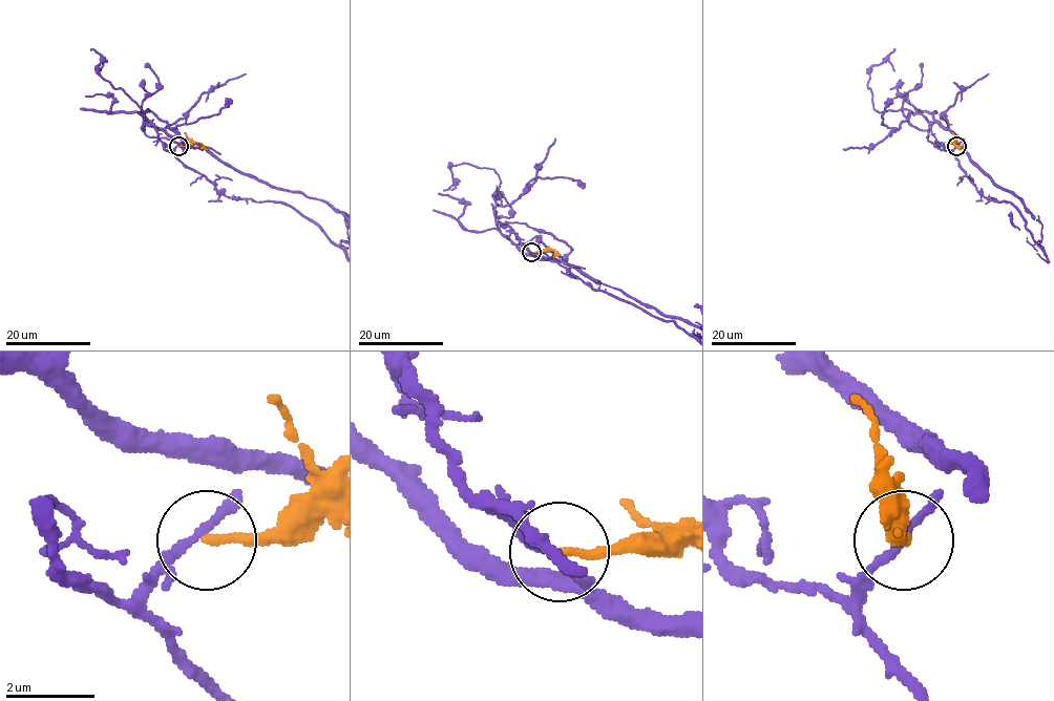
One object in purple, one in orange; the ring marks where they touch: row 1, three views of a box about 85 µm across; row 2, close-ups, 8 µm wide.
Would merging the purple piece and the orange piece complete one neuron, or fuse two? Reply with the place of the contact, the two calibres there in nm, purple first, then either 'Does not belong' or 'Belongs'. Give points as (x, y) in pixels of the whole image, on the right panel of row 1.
Place: (956, 146). Thickness 160 nm (purple) against 200 nm. Does not belong

